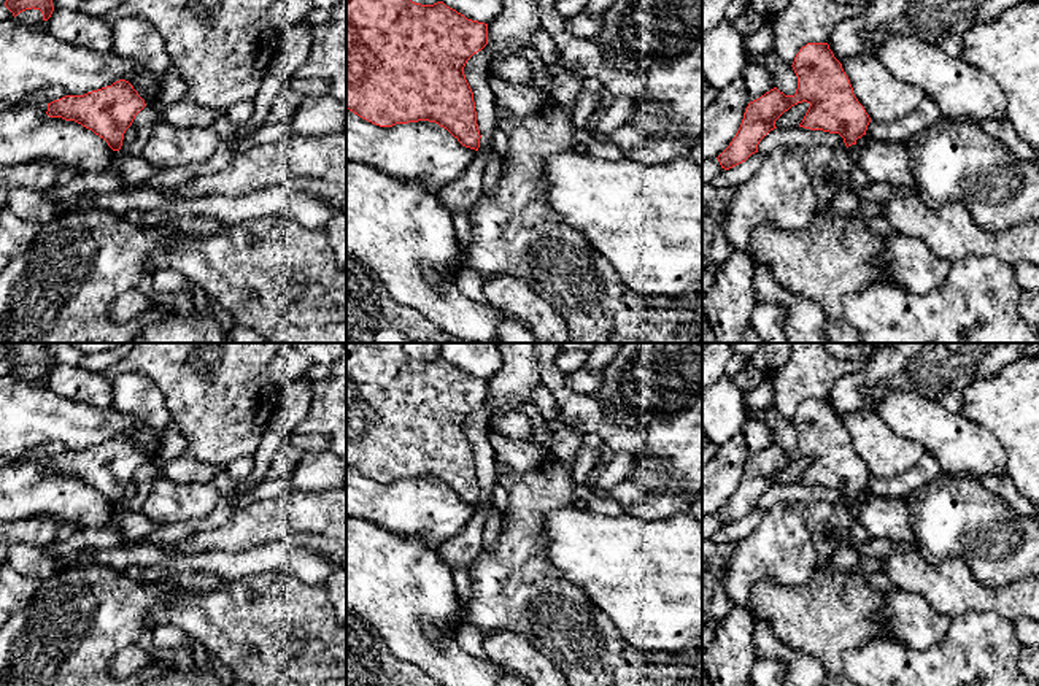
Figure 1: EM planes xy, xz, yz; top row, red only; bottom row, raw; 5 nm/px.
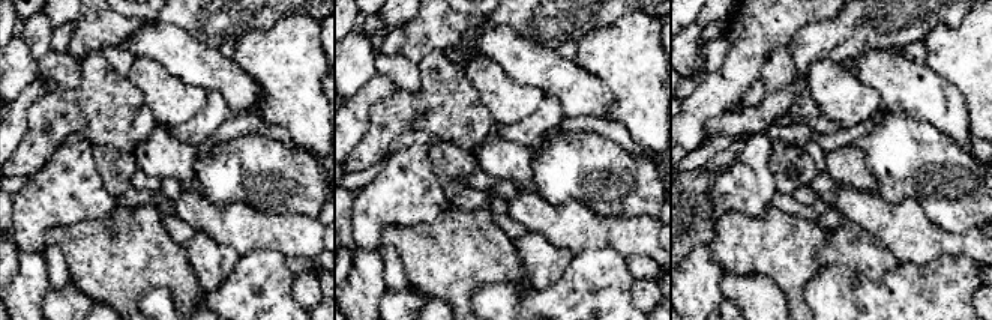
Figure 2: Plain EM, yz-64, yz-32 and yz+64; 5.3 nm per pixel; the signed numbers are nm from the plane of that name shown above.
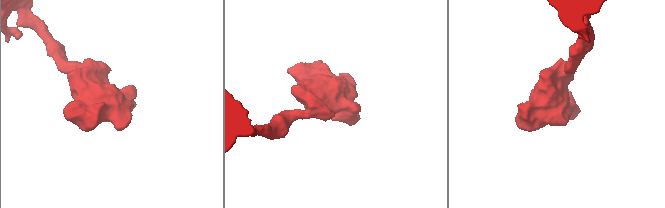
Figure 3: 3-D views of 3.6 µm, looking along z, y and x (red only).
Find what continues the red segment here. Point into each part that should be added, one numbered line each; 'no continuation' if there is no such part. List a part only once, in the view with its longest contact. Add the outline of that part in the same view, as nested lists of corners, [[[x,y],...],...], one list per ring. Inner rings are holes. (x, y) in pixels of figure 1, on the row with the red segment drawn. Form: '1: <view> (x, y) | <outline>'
no continuation

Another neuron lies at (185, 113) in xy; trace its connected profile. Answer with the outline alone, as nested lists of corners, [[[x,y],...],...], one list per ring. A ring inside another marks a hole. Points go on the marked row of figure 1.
[[[187,98],[157,110],[160,122],[173,127],[213,127],[221,116],[216,110],[199,106]]]

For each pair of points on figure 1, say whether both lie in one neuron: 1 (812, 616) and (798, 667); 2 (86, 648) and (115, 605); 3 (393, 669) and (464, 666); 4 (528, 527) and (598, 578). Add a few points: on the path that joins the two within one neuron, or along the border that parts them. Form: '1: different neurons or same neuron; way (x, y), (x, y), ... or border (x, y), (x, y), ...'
1: different neurons; border (772, 631), (782, 642), (814, 656), (825, 669)
2: same neuron; way (92, 637), (96, 624), (104, 616)
3: different neurons; border (386, 645), (397, 658), (410, 661), (421, 669)
4: different neurons; border (564, 507), (544, 516), (545, 556), (561, 575)

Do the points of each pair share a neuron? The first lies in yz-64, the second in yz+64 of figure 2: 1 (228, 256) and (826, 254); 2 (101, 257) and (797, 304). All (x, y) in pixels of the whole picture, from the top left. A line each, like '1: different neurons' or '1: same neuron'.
1: same neuron
2: same neuron

